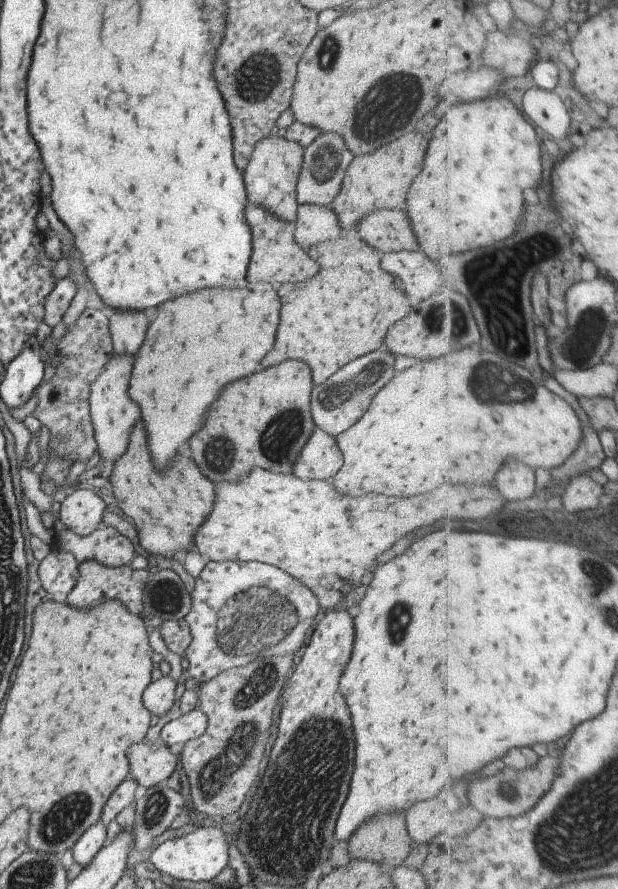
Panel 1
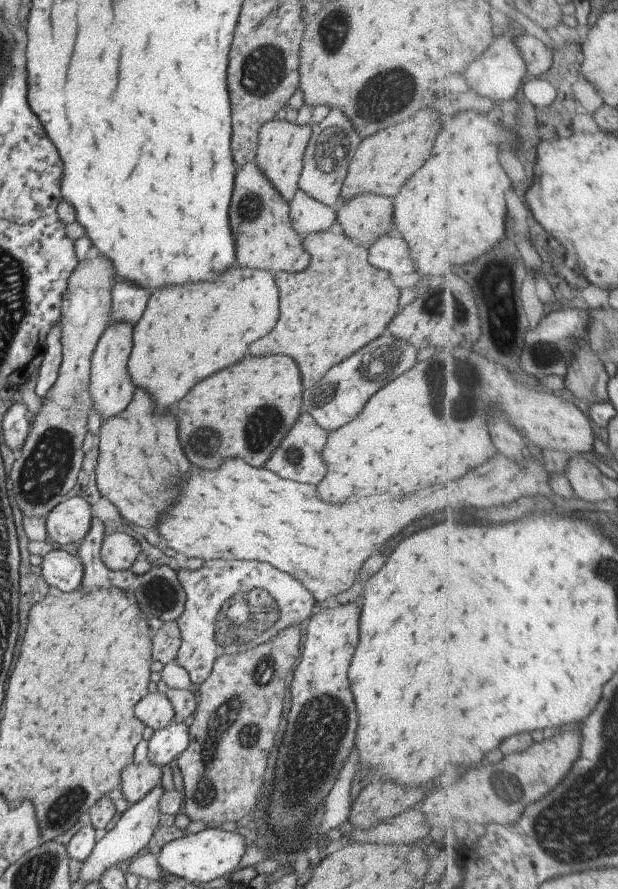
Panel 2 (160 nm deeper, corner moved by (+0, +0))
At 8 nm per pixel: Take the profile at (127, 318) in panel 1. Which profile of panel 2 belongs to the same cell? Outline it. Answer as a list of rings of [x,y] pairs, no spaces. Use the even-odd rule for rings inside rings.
[[[117,279],[114,282],[110,297],[111,308],[108,326],[113,323],[129,323],[133,326],[145,308],[147,290],[133,286],[127,280]]]

